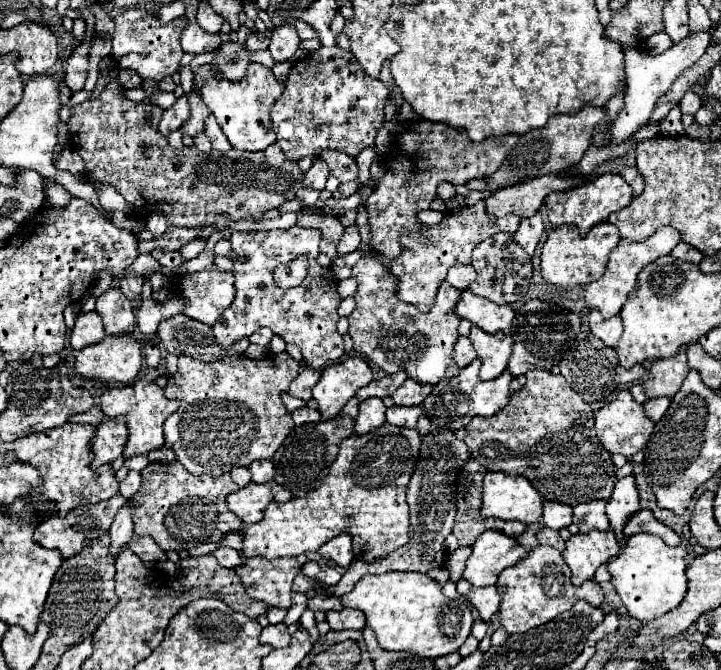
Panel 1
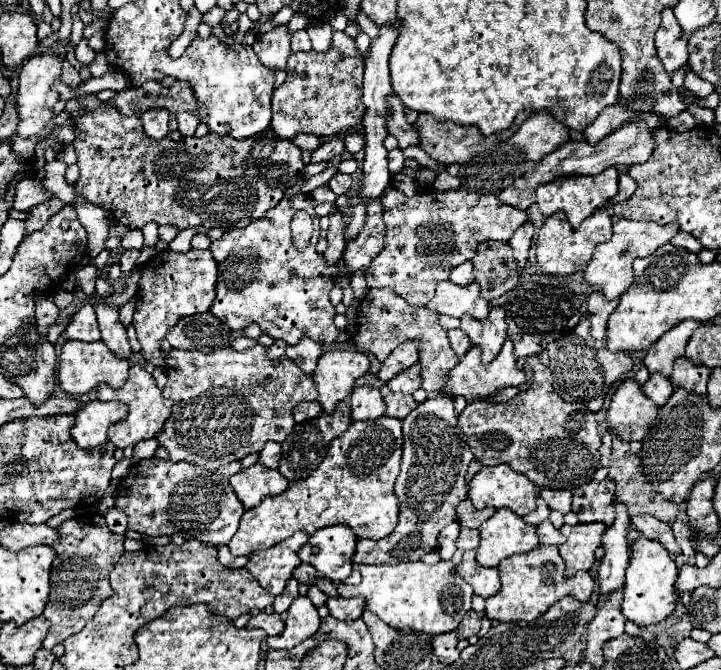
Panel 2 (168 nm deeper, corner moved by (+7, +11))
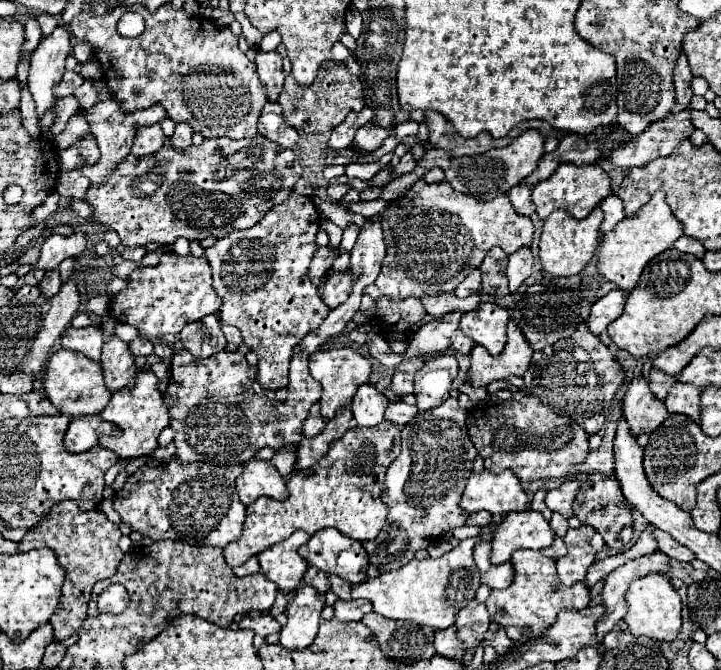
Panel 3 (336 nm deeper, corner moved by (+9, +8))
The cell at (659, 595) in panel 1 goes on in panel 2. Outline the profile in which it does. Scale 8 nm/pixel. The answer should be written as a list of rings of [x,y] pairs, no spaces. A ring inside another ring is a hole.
[[[639,538],[633,548],[631,548],[631,562],[627,568],[627,578],[625,578],[625,598],[621,604],[621,612],[627,620],[635,622],[637,626],[651,626],[659,624],[667,616],[671,616],[677,608],[679,592],[675,590],[675,580],[677,580],[677,566],[671,560],[669,552],[663,548],[663,544],[649,540],[649,538]]]

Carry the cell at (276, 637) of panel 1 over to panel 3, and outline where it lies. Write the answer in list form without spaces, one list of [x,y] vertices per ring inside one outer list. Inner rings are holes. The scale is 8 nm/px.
[[[261,615],[261,617],[257,617],[257,619],[243,617],[243,619],[239,621],[239,627],[241,627],[241,629],[251,629],[251,631],[255,631],[255,633],[261,635],[261,637],[267,637],[267,635],[271,635],[271,633],[279,633],[279,631],[281,631],[281,625],[279,625],[271,615]]]

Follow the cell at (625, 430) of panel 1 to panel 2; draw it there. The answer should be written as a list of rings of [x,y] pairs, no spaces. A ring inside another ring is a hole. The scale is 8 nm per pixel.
[[[627,378],[611,398],[607,410],[609,430],[625,442],[643,440],[645,432],[657,418],[657,410],[659,406],[645,396],[643,388],[633,378]]]

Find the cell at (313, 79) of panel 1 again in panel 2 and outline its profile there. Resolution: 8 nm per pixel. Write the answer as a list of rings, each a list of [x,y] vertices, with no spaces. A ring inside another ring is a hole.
[[[345,32],[333,34],[329,52],[295,52],[287,62],[287,80],[273,92],[271,126],[279,138],[291,140],[305,132],[315,136],[339,136],[361,130],[363,122],[363,56],[355,52],[355,40]]]

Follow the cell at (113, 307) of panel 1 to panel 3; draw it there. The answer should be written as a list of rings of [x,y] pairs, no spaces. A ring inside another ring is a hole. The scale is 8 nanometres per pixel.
[[[111,335],[111,339],[103,345],[101,367],[103,367],[105,383],[111,391],[135,383],[135,373],[137,373],[135,357],[129,351],[129,343],[119,339],[117,335]]]

